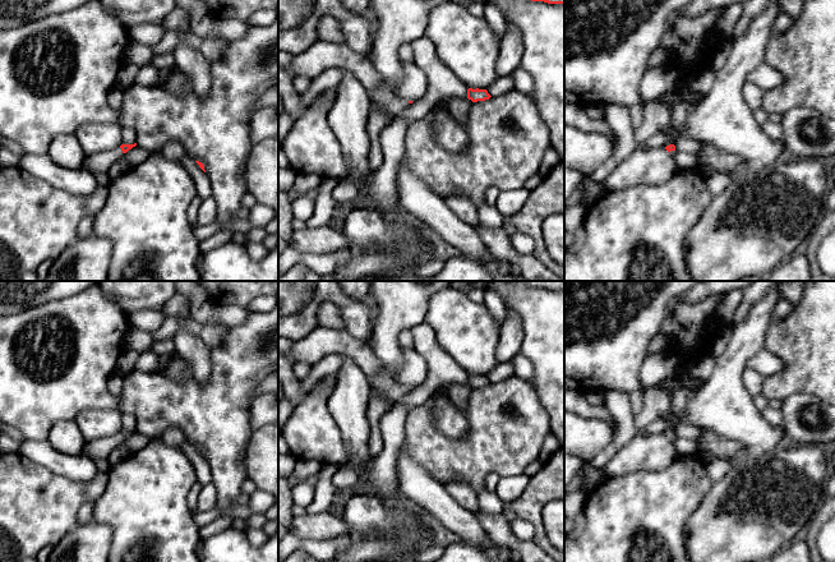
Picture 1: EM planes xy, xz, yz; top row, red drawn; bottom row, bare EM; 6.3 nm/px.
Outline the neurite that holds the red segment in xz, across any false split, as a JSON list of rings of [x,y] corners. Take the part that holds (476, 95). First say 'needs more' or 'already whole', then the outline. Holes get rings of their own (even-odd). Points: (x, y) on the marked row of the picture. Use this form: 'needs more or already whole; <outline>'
already whole; [[[469,88],[467,89],[467,98],[471,100],[472,102],[478,102],[478,101],[485,101],[489,100],[492,96],[488,93],[486,89],[472,89]]]

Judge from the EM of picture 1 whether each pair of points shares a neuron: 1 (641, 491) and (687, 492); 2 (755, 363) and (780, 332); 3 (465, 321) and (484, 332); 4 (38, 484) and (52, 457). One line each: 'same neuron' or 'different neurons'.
1: same neuron
2: different neurons
3: same neuron
4: different neurons

